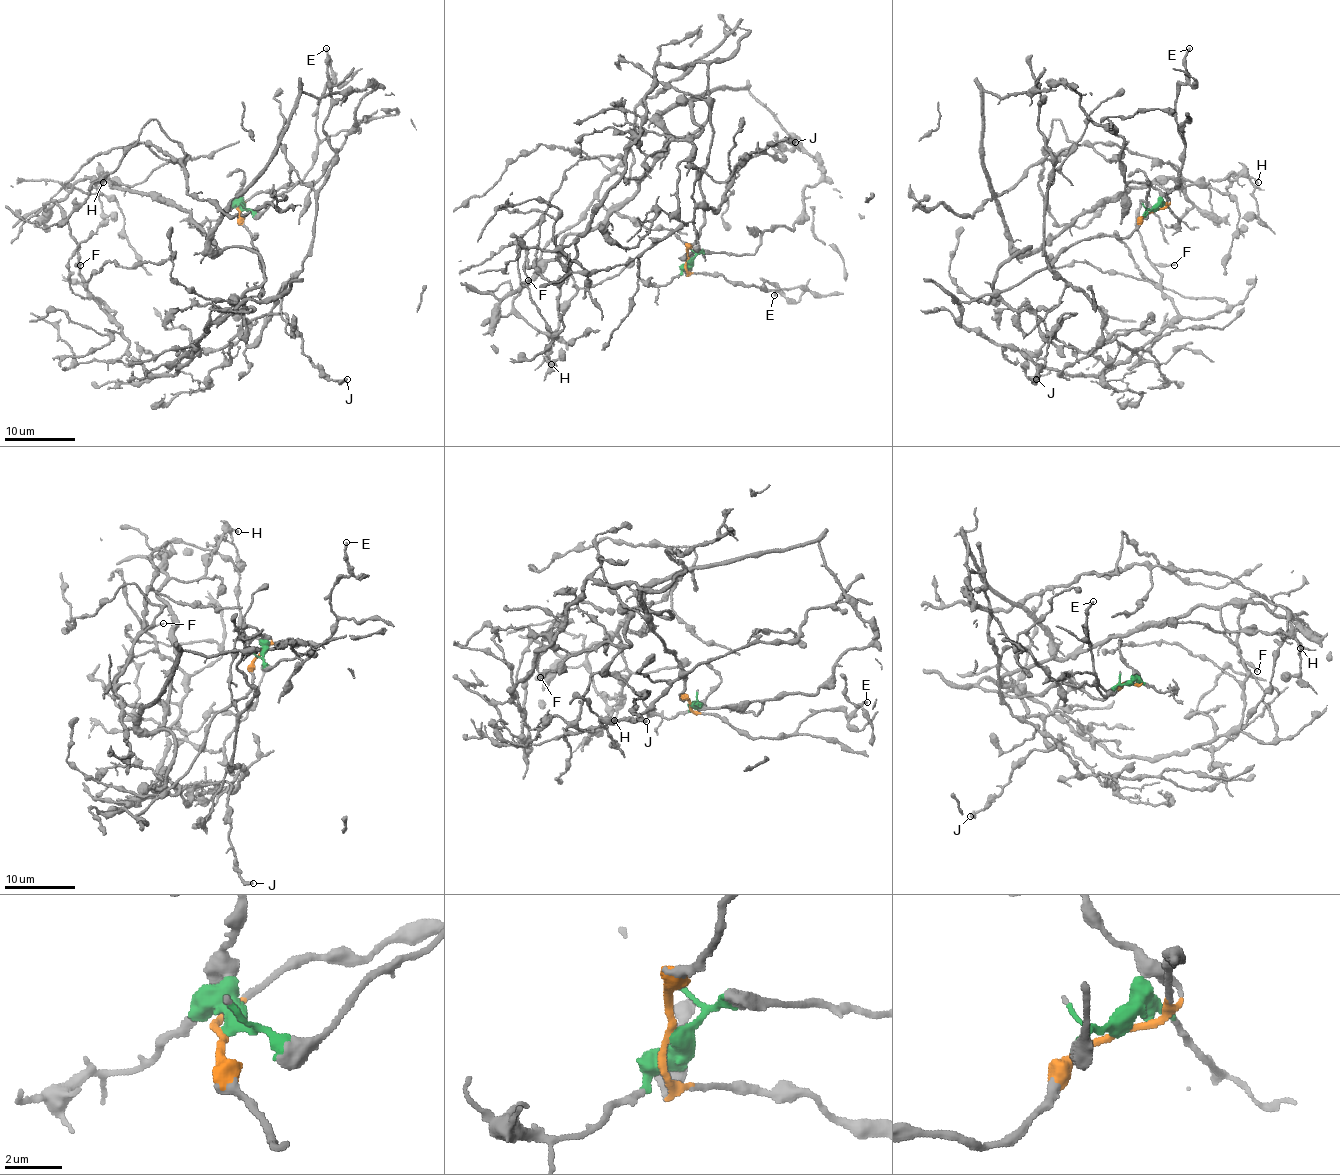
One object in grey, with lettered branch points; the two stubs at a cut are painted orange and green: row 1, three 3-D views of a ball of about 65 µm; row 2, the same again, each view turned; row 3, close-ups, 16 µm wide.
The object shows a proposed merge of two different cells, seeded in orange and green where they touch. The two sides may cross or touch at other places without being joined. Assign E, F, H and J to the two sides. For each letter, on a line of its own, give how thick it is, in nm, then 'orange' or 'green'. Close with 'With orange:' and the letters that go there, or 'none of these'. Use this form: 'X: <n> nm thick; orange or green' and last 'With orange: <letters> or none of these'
E: 190 nm thick; orange
F: 120 nm thick; orange
H: 170 nm thick; green
J: 360 nm thick; green
With orange: E, F

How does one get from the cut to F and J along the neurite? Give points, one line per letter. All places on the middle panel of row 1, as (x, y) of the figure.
F: (687, 260), (712, 139), (691, 61), (655, 67), (570, 270), (526, 261), (528, 281)
J: (687, 260), (792, 230), (820, 164), (749, 91), (657, 118), (691, 136), (710, 100), (717, 182), (795, 143)

